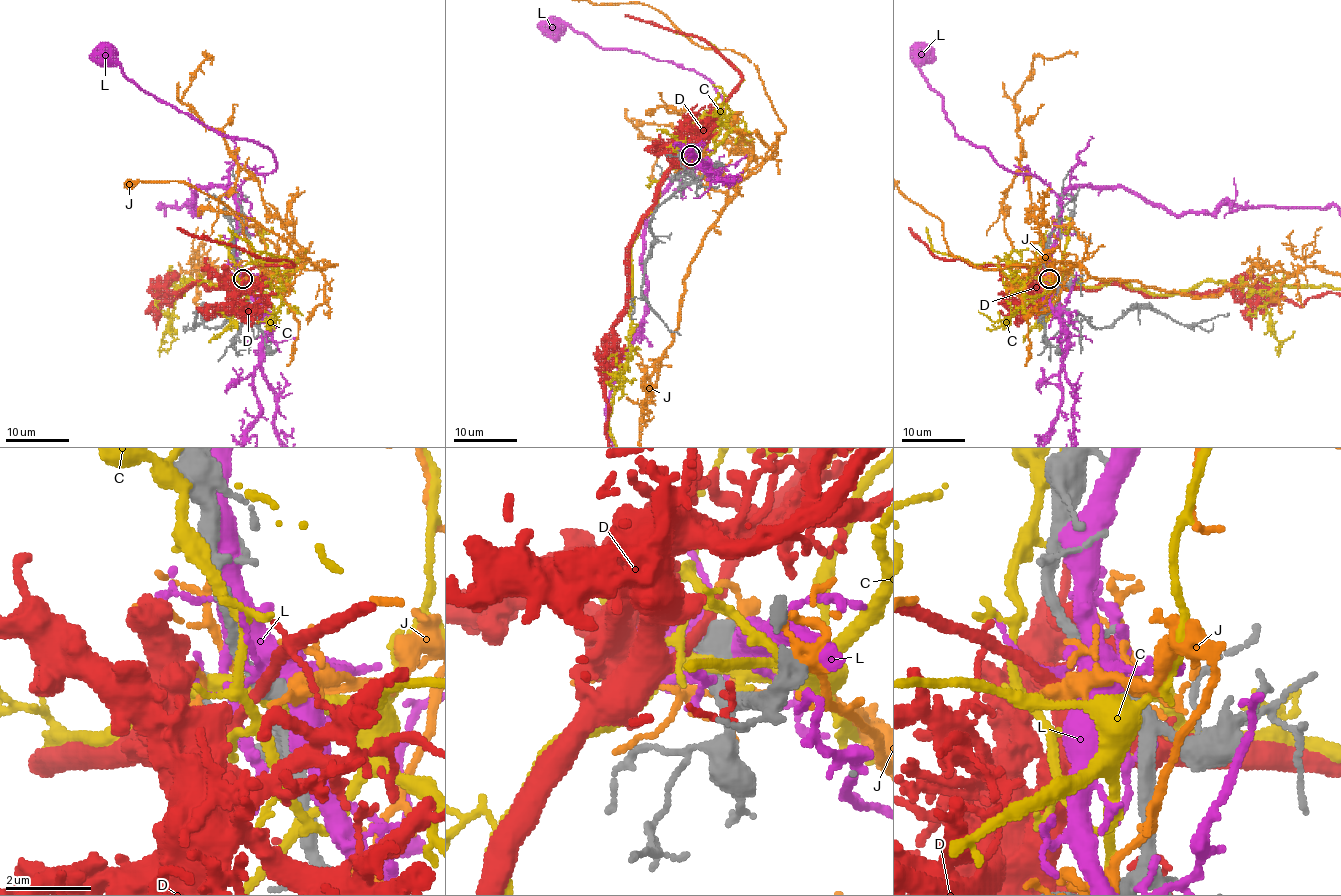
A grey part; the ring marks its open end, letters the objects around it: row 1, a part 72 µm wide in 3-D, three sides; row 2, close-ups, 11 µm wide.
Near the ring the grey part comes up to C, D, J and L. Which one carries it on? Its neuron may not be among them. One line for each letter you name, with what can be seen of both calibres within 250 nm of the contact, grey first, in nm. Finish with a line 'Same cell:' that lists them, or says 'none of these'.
Same cell: none of these

